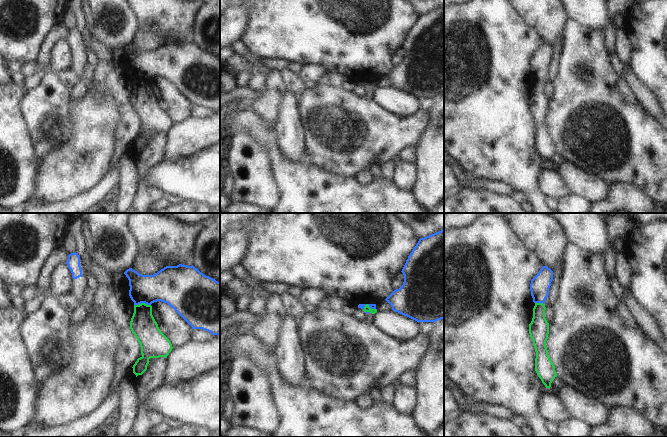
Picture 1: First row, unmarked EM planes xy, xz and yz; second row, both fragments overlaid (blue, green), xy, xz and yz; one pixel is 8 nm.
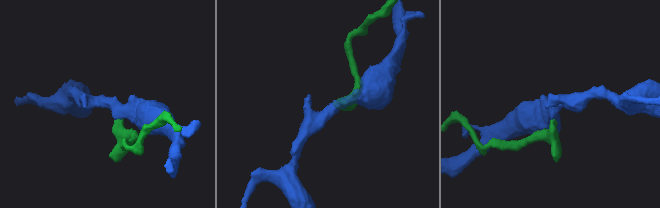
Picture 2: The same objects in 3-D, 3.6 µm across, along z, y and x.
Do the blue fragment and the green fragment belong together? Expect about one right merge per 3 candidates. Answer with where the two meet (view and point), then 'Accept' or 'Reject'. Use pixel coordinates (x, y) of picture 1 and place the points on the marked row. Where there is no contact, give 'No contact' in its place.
Touches blue at xy (142, 302). Reject

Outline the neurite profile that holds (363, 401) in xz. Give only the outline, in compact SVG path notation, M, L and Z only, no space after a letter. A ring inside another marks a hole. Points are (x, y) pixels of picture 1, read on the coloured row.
M363 394L363 395L358 396L355 402L358 408L360 409L366 409L373 404L368 394Z

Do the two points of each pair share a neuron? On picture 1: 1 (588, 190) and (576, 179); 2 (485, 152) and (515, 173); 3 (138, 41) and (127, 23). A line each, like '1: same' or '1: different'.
1: same
2: same
3: different

